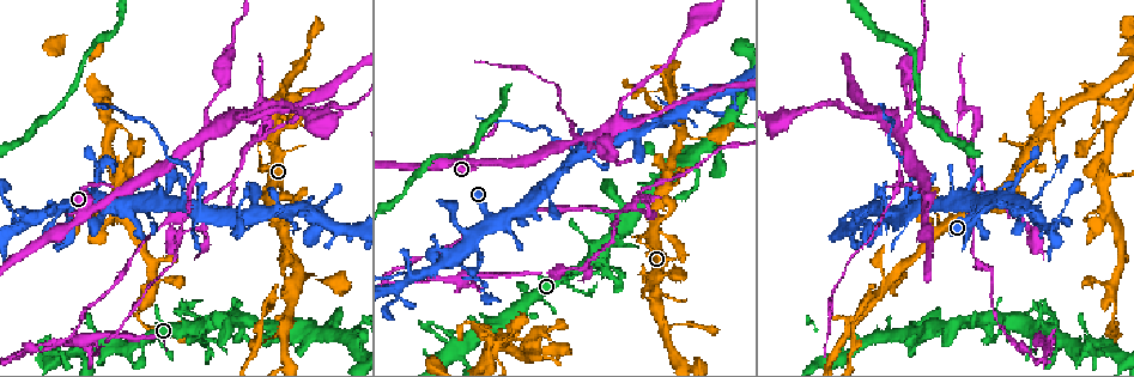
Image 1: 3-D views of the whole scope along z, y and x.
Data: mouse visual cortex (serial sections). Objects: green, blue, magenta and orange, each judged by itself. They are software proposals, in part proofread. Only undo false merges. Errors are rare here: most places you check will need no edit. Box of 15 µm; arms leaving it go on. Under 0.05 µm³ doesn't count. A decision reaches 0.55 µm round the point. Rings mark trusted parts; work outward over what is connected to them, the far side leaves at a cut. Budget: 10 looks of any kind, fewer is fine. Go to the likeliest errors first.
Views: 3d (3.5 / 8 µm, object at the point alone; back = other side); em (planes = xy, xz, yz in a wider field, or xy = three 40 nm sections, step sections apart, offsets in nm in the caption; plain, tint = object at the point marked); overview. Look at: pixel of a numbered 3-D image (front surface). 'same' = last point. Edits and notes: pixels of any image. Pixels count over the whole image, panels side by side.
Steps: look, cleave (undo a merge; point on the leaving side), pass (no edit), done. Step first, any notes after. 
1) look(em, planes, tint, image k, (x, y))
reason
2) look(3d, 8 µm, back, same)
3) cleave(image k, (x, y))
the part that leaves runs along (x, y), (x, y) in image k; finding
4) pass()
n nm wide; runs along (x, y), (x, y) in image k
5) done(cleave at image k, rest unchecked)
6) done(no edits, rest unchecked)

look(3d, 8 µm, image 1, (566, 281))
sharp bend

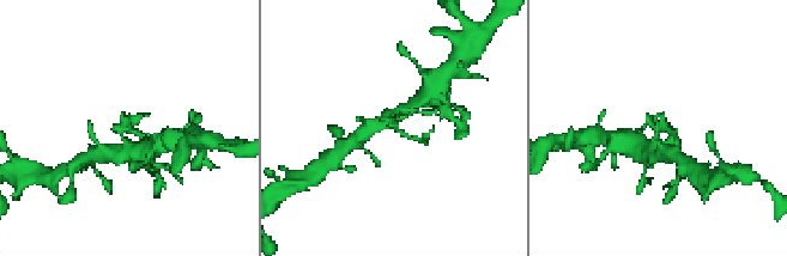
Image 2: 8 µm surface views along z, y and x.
look(3d, 3.5 µm, image 2, (392, 123))
zoom in

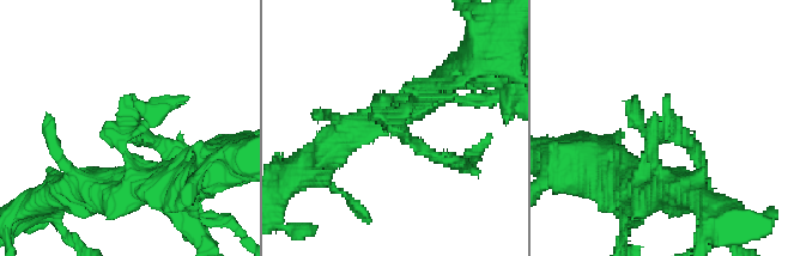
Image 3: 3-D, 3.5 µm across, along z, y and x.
cleave(image 3, (636, 109))
the part that leaves runs along (391, 110), (408, 141), (456, 163) in image 3; a second cell is stuck on

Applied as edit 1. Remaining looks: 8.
look(overview)

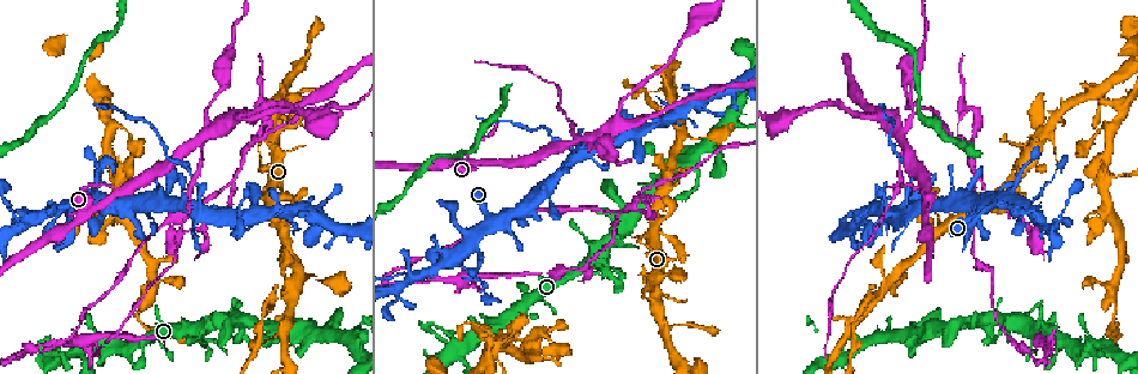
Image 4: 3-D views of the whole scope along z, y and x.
look(3d, 3.5 µm, image 4, (261, 343))
thick turns thin

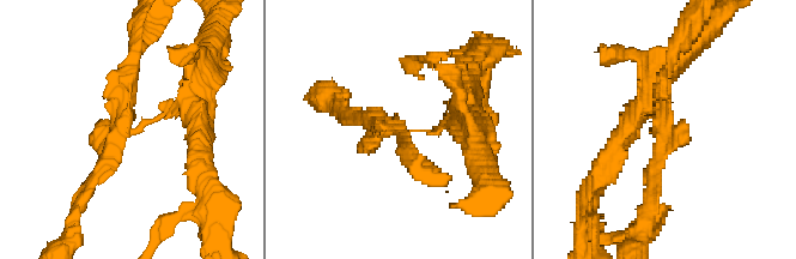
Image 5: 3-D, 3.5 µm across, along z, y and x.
look(em, xy, step 3, tint, image 5, (126, 129))

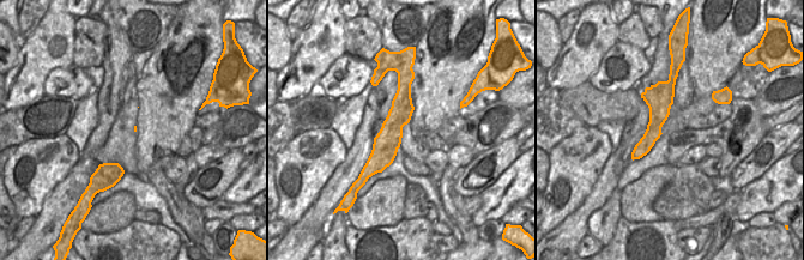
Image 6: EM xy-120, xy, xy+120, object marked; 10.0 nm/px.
cleave(image 5, (120, 112))
260 nm wide; the part that leaves runs along (157, 115), (123, 126), (135, 48) in image 5; two cells meet here

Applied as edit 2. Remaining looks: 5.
look(overview)
see it whole again

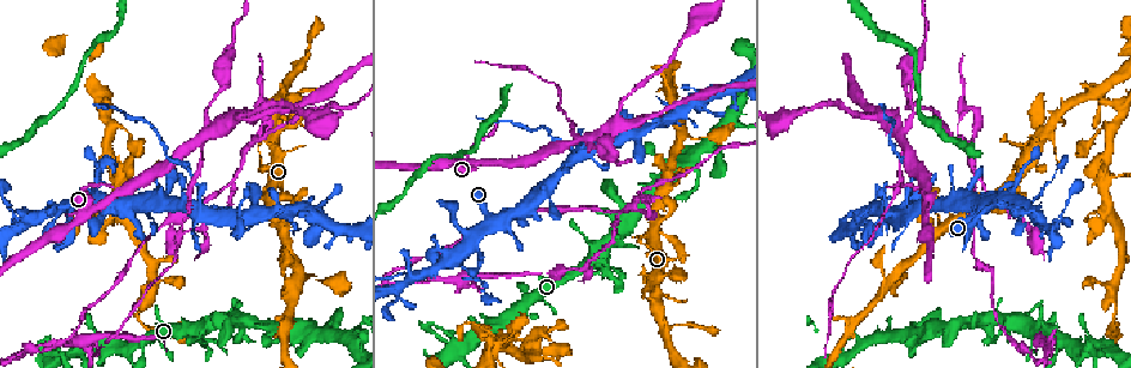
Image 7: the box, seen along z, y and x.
look(3d, 8 µm, image 7, (149, 198))
abrupt turn

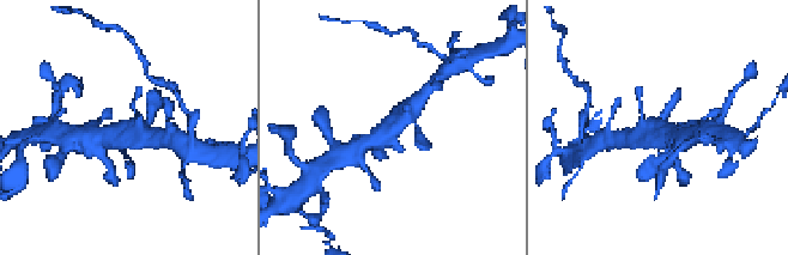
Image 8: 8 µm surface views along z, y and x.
look(em, xy, step 3, tint, image 8, (126, 126))
need the tissue

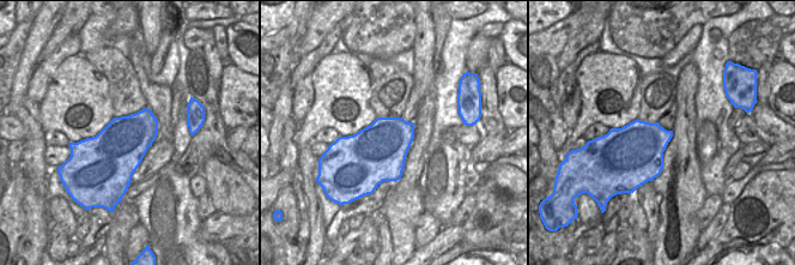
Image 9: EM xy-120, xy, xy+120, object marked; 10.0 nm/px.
pass()
runs along (361, 146), (383, 135), (414, 103) in image 8; one cell here

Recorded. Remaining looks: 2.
look(3d, 3.5 µm, image 7, (671, 211))
sharp bend

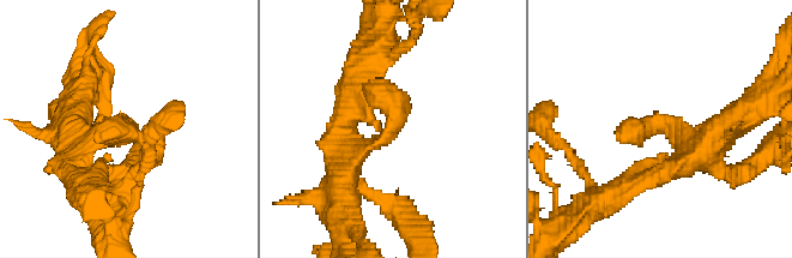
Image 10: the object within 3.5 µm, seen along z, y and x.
look(em, xy, step 3, tint, image 10, (390, 129))

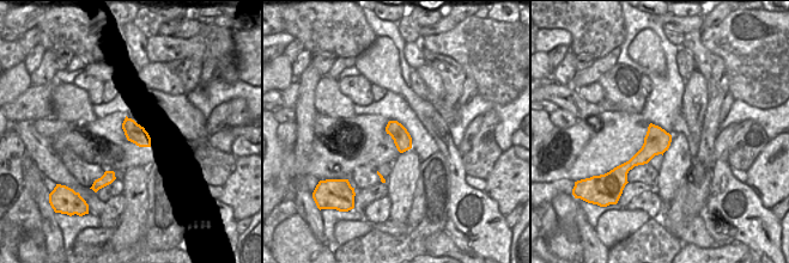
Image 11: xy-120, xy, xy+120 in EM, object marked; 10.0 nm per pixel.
pass()
180 nm wide; runs along (340, 179), (396, 120), (362, 86) in image 10; all the same cell

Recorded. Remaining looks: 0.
done(cleave at image 3, cleave at image 5, rest unchecked)

